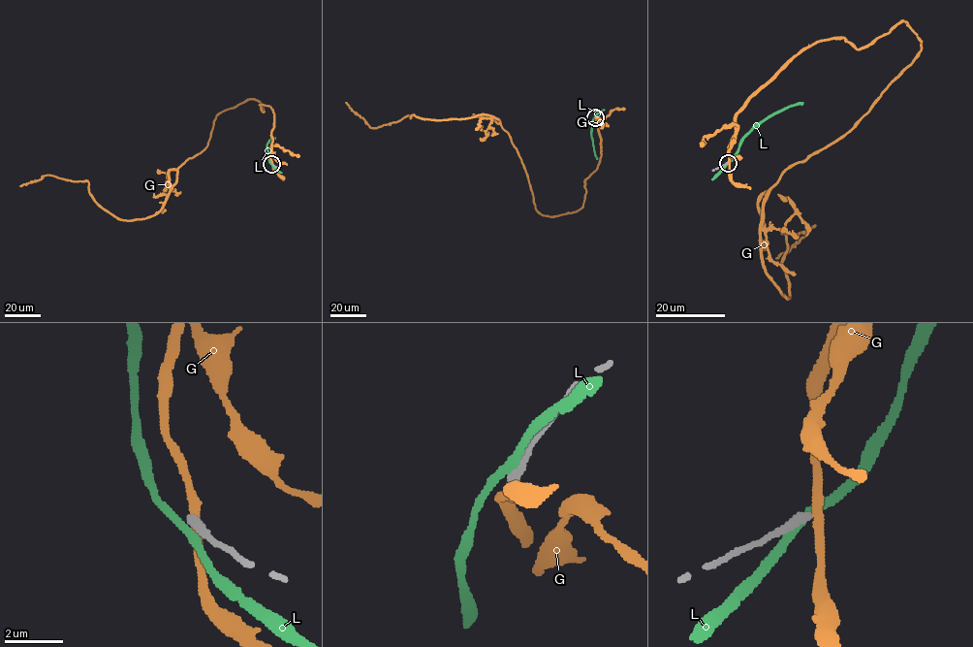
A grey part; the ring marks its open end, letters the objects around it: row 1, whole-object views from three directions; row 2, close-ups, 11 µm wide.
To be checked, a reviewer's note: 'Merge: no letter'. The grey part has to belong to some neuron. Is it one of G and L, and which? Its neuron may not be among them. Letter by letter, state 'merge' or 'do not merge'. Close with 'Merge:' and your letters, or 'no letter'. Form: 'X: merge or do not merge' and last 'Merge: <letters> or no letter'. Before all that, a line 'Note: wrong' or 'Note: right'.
Note: right
G: do not merge
L: do not merge
Merge: no letter

